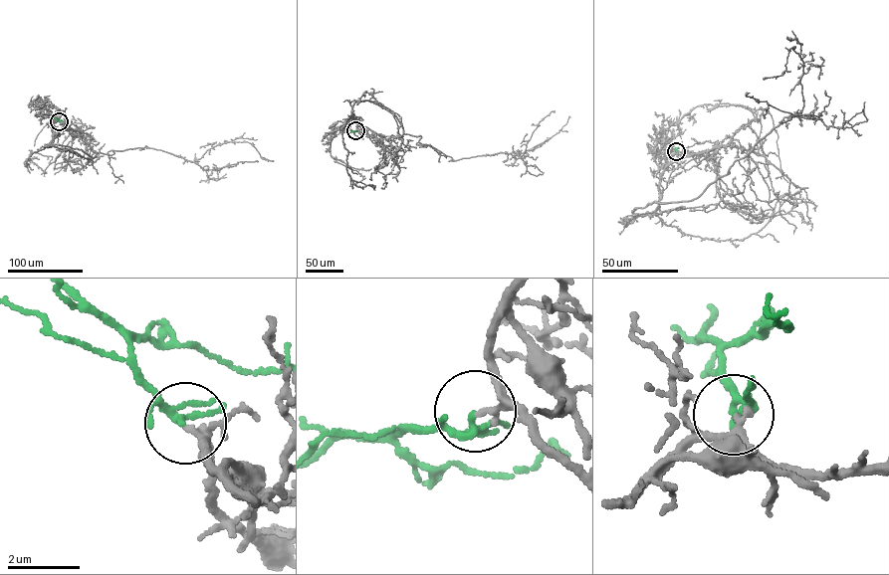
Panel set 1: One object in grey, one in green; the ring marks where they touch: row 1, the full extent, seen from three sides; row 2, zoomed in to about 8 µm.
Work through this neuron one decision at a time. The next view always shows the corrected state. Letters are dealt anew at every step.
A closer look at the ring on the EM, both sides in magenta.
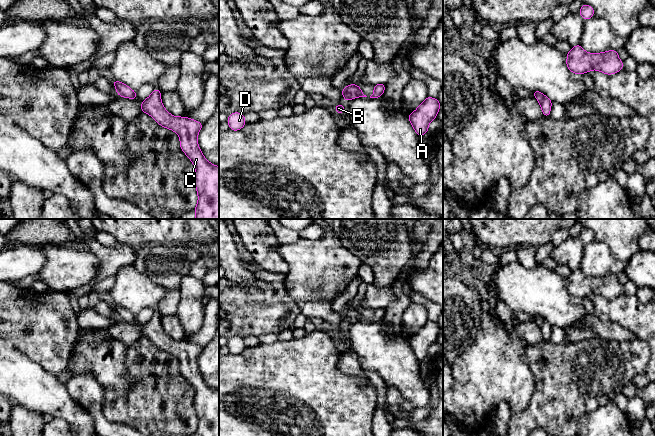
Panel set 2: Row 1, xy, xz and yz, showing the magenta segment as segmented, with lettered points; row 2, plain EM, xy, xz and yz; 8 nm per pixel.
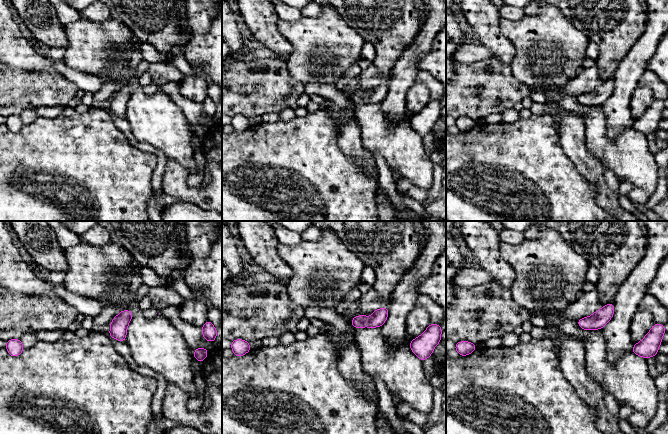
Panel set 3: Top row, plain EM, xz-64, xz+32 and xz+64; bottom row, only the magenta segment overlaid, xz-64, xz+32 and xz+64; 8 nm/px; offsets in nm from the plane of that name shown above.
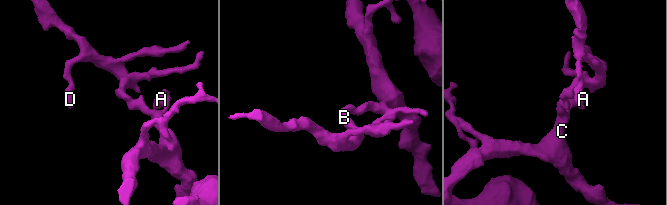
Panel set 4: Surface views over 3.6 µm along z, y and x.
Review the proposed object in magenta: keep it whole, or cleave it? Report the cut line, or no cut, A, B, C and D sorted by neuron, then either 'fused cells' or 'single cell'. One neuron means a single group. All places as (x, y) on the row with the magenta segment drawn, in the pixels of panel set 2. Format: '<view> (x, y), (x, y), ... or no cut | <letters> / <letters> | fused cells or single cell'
no cut | A B C D | single cell

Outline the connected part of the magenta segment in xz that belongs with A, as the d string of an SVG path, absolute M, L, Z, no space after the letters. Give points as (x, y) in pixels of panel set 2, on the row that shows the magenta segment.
M428 96L414 112L408 114L410 124L419 137L429 131L428 125L436 118L440 106L438 99Z

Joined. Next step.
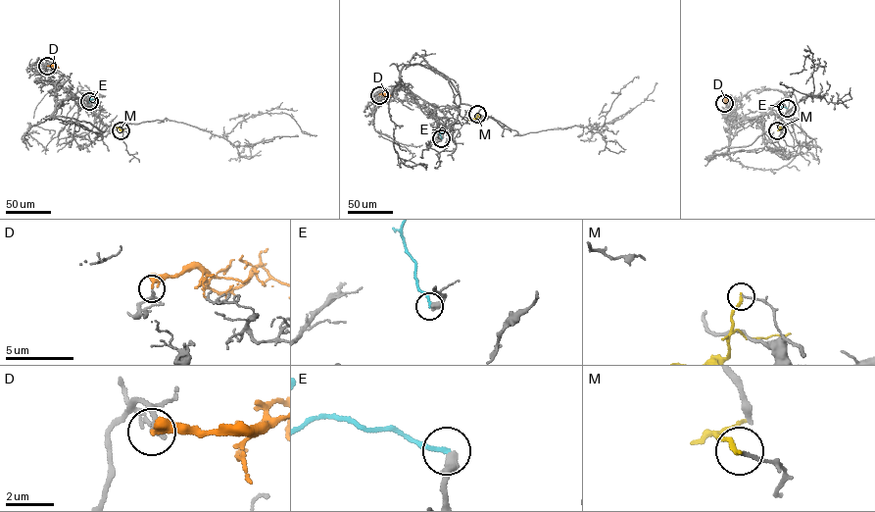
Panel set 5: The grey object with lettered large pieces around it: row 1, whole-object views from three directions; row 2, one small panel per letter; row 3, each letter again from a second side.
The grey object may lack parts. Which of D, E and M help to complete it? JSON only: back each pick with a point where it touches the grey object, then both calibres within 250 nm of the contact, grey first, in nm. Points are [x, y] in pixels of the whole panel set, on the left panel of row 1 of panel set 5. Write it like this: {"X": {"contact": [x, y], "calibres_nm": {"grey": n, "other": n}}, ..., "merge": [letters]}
{"D": {"contact": [47, 66], "calibres_nm": {"grey": 200, "other": 360}}, "merge": ["D"]}

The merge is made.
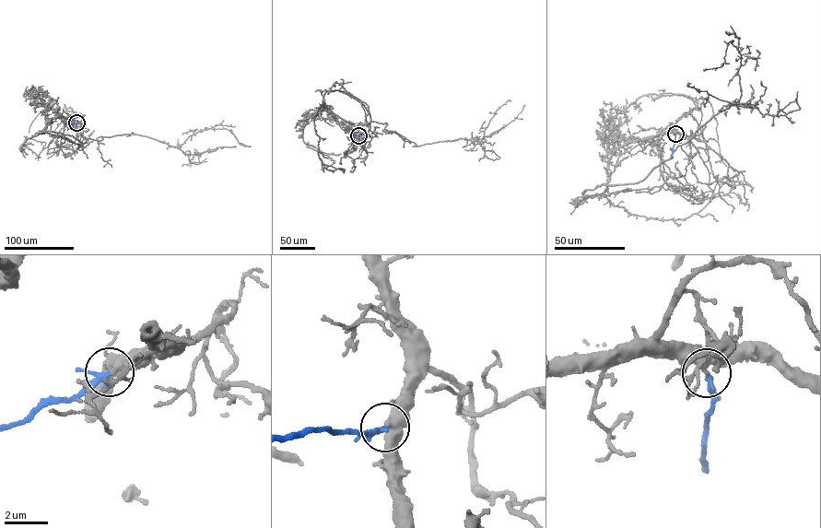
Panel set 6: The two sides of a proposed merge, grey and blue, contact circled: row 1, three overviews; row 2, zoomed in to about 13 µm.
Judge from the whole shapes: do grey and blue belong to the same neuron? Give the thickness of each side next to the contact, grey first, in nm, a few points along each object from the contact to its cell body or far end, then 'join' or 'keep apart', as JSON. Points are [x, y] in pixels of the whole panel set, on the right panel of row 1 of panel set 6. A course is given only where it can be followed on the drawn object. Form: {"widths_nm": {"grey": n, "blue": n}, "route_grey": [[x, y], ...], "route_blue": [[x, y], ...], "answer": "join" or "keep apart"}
{"widths_nm": {"grey": 400, "blue": 190}, "route_grey": [[674, 134], [651, 138], [661, 163], [723, 106], [739, 104], [737, 47], [731, 41], [723, 64], [704, 69]], "route_blue": [[675, 134], [673, 149], [670, 147]], "answer": "join"}

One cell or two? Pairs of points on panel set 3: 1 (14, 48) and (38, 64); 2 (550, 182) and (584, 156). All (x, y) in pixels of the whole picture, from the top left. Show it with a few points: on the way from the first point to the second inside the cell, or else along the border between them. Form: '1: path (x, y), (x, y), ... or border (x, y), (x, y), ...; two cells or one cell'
1: path (20, 53), (32, 60); one cell
2: border (561, 144), (565, 154), (589, 182); two cells

